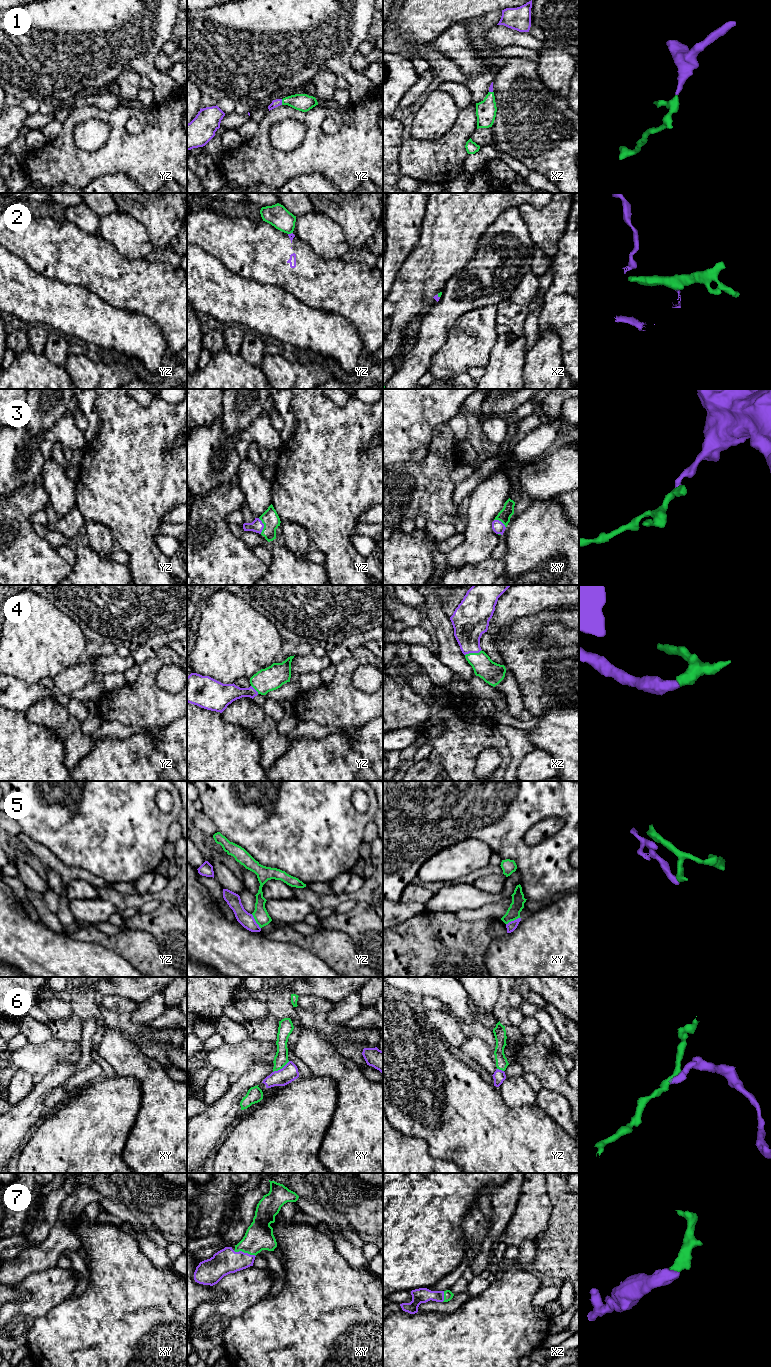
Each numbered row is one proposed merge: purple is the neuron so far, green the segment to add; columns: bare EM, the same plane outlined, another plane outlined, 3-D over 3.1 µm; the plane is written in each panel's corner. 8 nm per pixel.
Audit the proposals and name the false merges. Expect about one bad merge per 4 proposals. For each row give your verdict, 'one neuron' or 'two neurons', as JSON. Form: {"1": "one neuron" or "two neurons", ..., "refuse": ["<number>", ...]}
{"1": "one neuron", "2": "two neurons", "3": "one neuron", "4": "one neuron", "5": "two neurons", "6": "two neurons", "7": "one neuron", "refuse": ["2", "5", "6"]}

